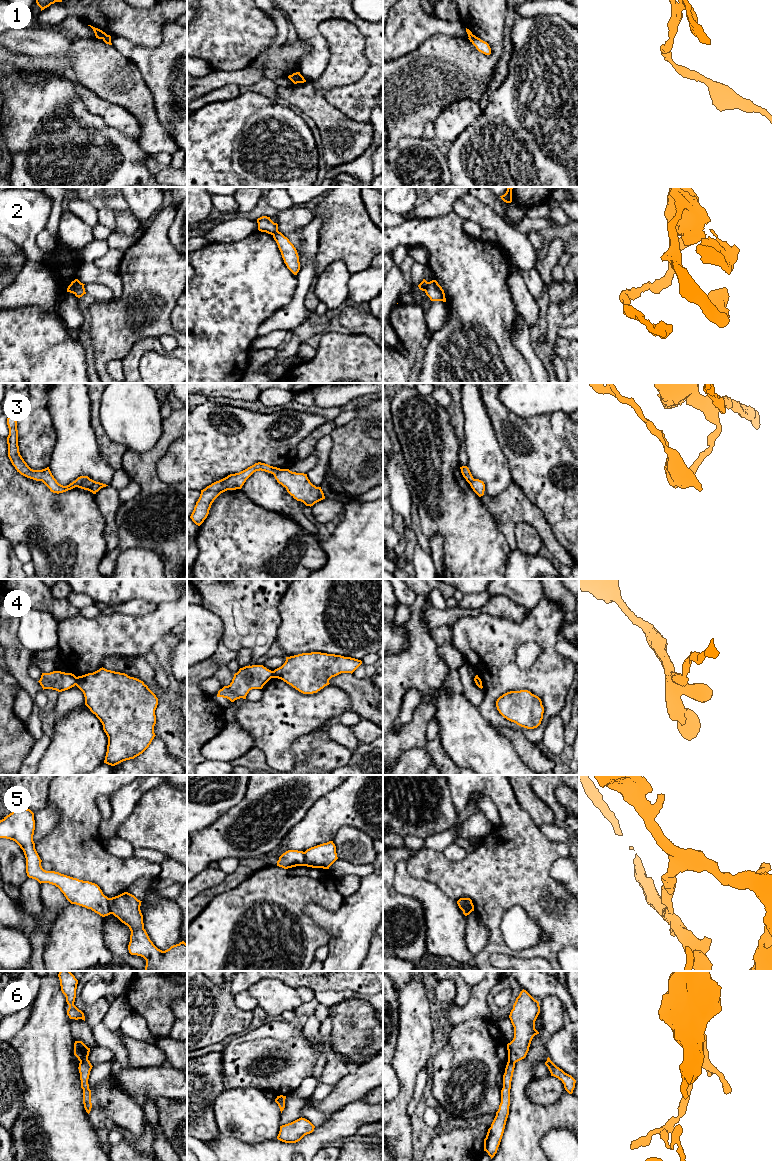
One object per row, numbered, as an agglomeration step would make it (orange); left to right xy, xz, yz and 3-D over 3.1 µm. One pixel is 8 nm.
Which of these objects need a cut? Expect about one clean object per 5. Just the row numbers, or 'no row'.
1, 2, 3, 4, 5, 6

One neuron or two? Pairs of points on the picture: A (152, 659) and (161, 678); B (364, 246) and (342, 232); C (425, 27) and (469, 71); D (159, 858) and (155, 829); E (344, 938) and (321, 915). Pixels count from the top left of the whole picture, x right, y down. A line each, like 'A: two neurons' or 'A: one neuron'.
A: one neuron
B: one neuron
C: two neurons
D: two neurons
E: one neuron

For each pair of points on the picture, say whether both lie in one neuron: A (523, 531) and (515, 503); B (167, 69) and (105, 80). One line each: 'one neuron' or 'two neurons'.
A: two neurons
B: two neurons

